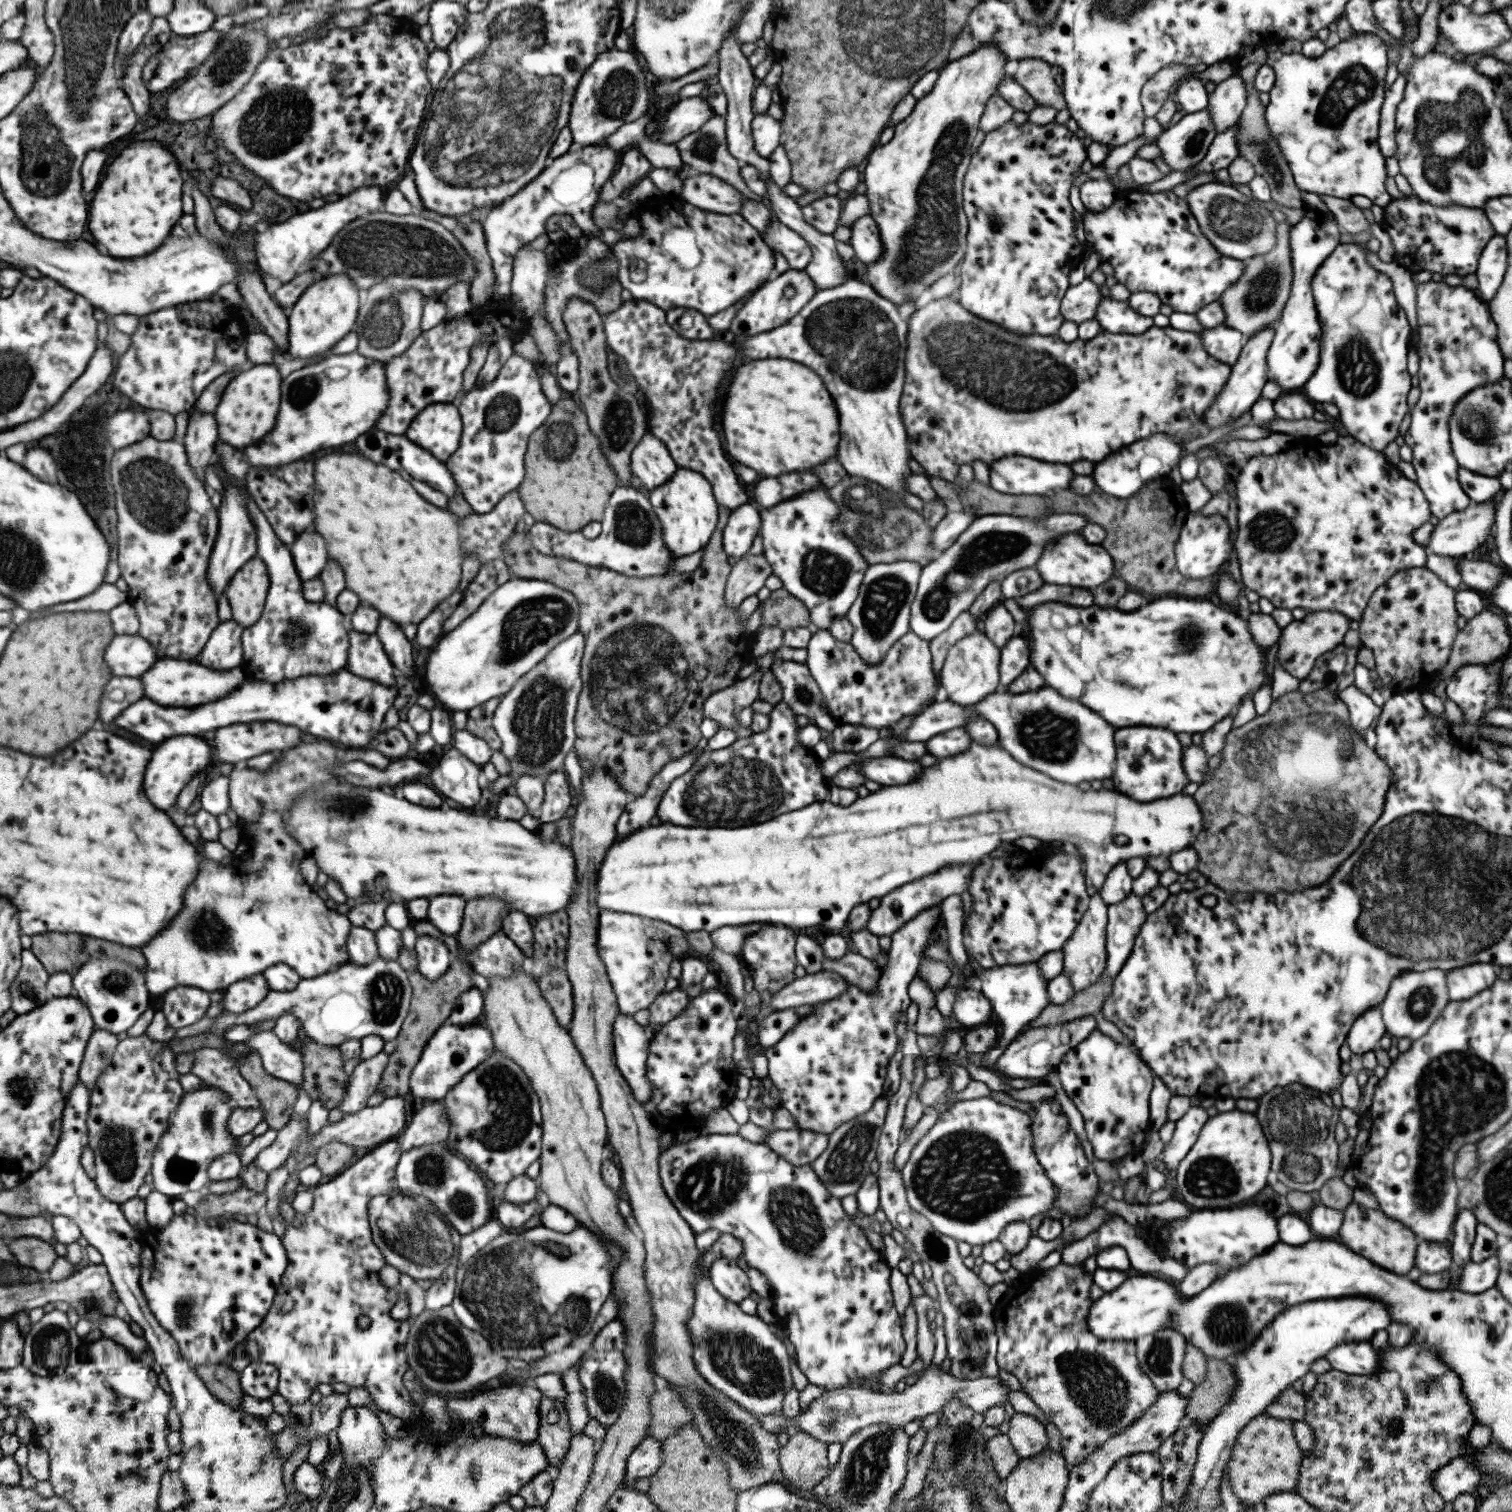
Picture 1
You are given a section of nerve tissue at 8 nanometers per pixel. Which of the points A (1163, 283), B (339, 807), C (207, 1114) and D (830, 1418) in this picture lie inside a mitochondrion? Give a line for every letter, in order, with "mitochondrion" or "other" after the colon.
A: other
B: mitochondrion
C: mitochondrion
D: mitochondrion

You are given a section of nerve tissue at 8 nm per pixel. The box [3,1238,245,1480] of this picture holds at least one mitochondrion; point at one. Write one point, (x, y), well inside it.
(50, 1347)

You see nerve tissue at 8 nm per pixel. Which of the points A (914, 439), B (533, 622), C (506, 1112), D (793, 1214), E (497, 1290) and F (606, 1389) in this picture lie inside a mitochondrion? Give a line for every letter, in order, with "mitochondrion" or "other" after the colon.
A: other
B: mitochondrion
C: mitochondrion
D: mitochondrion
E: mitochondrion
F: mitochondrion

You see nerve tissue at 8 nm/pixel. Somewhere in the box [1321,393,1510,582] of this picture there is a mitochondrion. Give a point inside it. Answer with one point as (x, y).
(1476, 421)

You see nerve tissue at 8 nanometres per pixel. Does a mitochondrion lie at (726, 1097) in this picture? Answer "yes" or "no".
no

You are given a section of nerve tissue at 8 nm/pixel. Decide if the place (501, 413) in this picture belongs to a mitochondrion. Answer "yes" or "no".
yes

